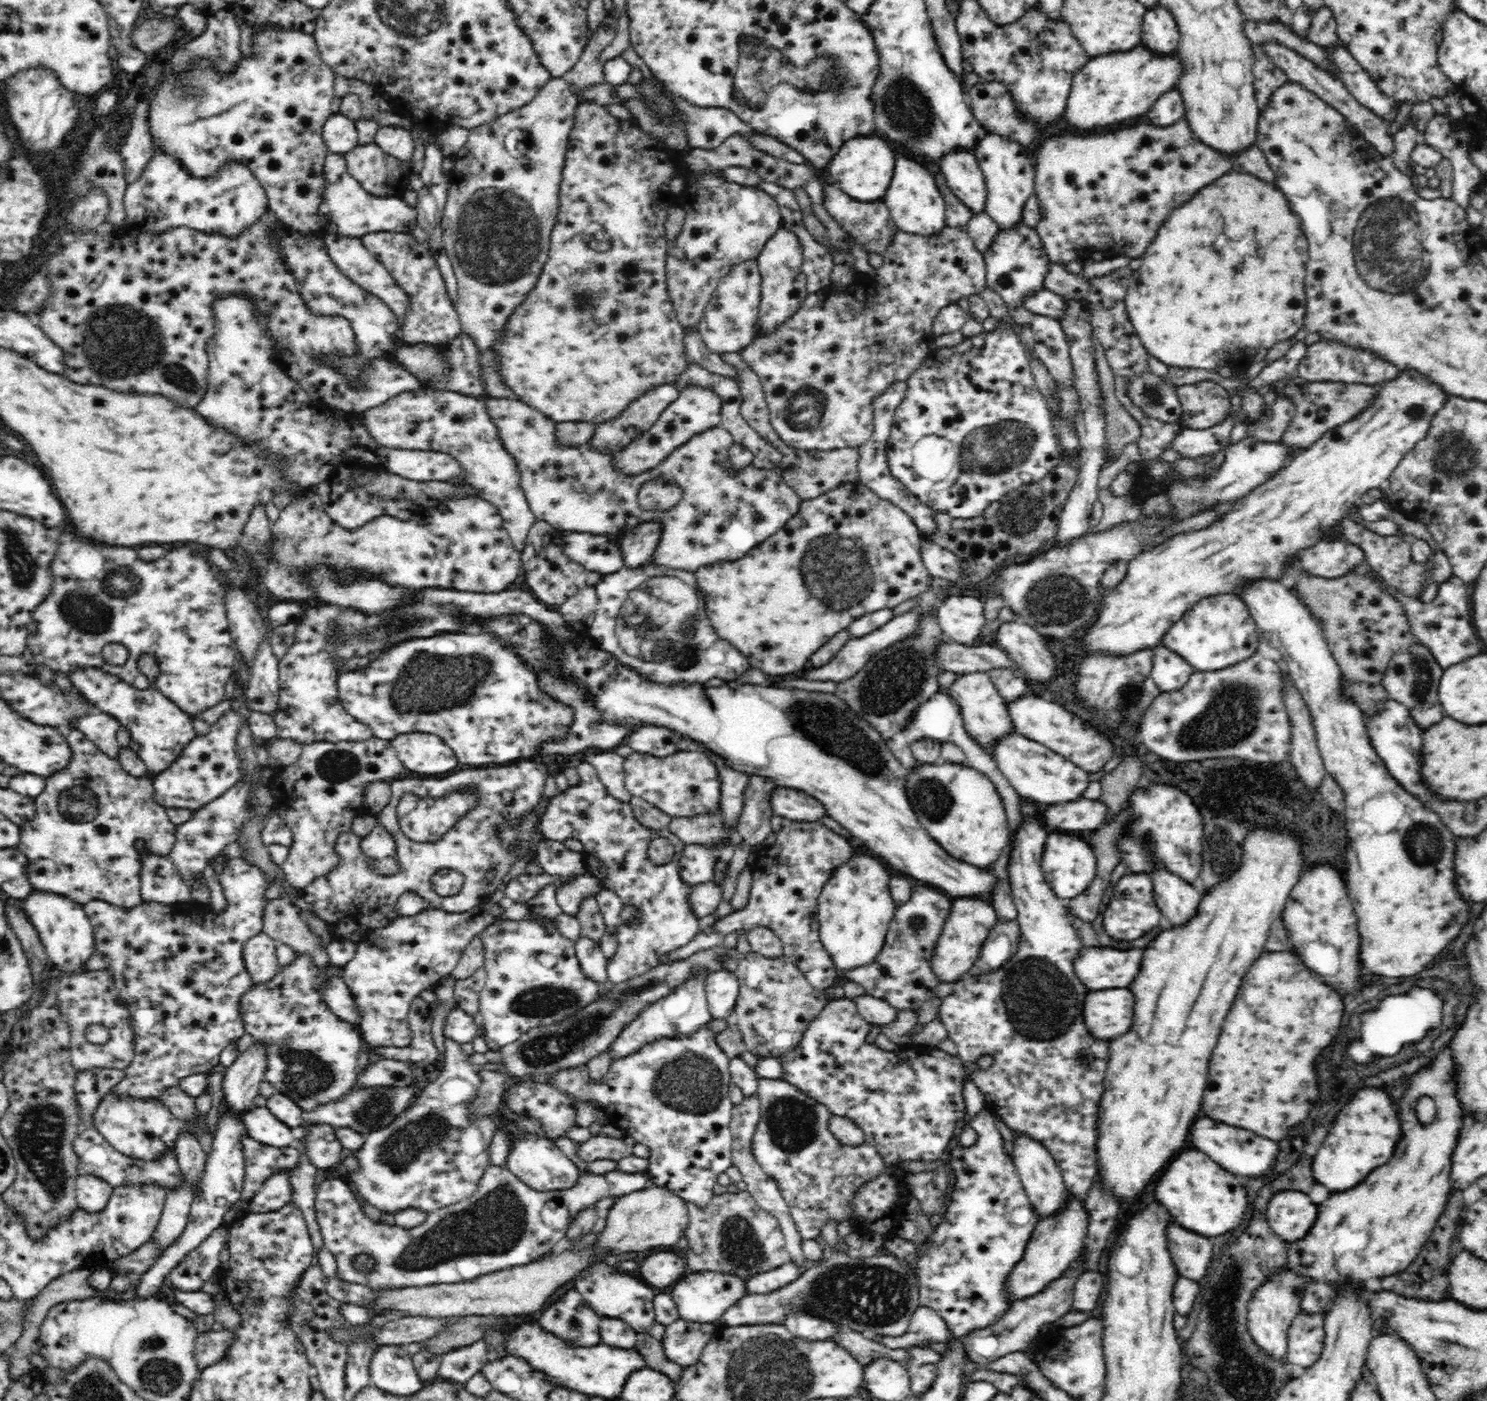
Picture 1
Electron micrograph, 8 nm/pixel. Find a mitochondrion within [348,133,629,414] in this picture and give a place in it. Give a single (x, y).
(499, 243)

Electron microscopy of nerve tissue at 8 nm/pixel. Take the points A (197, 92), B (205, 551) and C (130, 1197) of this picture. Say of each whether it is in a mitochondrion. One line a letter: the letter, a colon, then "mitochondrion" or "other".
A: mitochondrion
B: other
C: mitochondrion

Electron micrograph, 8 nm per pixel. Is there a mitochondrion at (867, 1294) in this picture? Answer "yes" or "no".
yes

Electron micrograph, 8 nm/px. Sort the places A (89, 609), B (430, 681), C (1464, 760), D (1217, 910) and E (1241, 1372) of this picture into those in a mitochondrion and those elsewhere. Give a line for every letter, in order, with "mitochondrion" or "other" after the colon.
A: mitochondrion
B: mitochondrion
C: other
D: other
E: mitochondrion

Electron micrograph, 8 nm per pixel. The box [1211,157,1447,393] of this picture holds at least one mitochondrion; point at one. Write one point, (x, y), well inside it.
(1386, 250)

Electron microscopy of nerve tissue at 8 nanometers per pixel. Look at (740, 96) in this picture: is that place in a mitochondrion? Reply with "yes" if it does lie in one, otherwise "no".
yes

